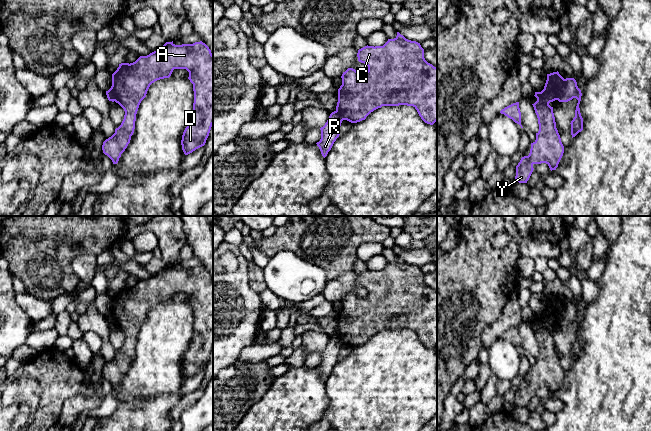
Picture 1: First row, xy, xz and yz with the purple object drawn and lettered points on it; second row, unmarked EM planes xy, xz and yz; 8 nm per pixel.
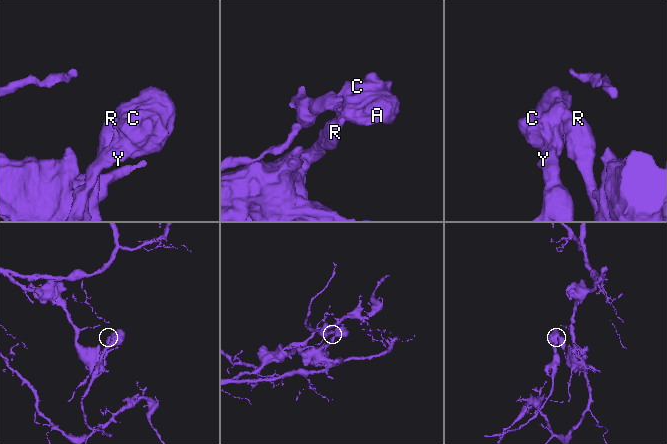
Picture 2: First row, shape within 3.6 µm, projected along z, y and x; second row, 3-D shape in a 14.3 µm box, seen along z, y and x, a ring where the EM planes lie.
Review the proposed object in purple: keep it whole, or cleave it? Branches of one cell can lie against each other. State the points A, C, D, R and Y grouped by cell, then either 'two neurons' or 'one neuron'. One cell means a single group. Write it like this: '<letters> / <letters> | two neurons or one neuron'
A C D Y / R | two neurons

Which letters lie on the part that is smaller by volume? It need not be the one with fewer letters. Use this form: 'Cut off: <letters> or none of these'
Cut off: A, C, D, Y

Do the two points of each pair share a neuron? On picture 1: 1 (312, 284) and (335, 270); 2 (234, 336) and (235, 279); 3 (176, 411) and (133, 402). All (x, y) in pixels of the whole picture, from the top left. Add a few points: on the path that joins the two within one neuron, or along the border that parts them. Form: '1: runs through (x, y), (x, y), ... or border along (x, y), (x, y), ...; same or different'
1: border along (308, 261), (319, 266), (325, 272), (328, 280); different
2: runs through (234, 322), (230, 316), (230, 293); same
3: border along (182, 396), (170, 410), (170, 420); different

